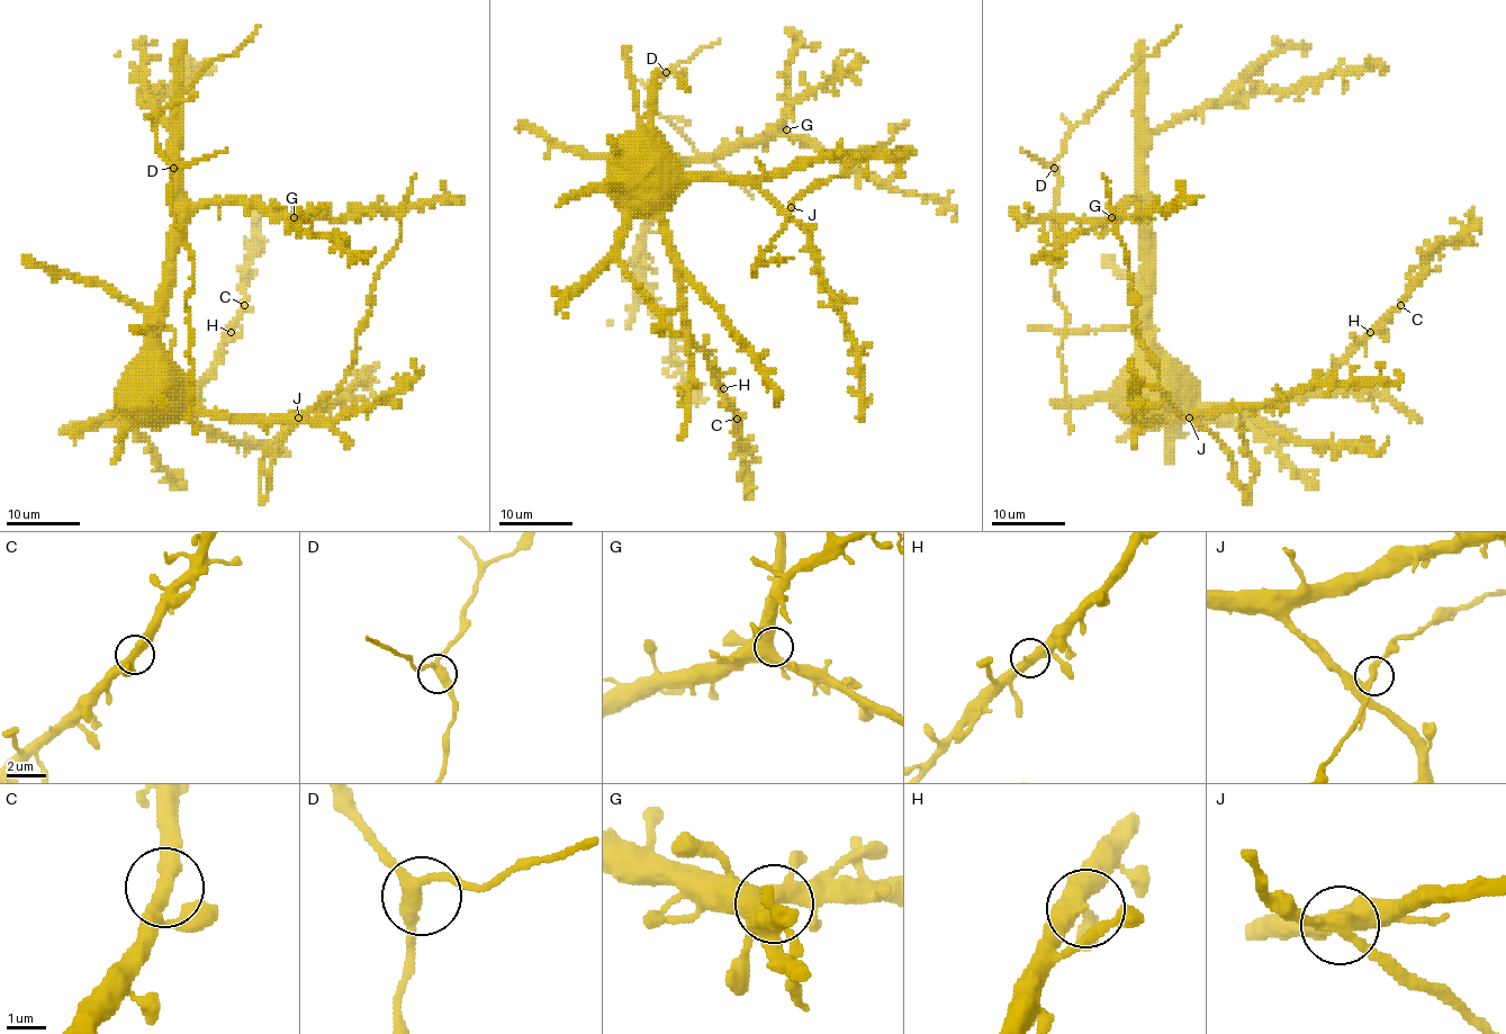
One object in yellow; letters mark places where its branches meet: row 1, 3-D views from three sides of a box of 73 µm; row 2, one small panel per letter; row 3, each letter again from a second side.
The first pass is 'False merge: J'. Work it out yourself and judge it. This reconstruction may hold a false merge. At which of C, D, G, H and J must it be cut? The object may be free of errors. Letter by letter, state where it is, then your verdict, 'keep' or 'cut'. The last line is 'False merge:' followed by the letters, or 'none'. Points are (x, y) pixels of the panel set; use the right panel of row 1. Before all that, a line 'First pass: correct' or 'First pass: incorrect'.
First pass: correct
C: at (1400, 305); keep
D: at (1054, 168); keep
G: at (1111, 217); keep
H: at (1370, 332); keep
J: at (1189, 417); cut
False merge: J

